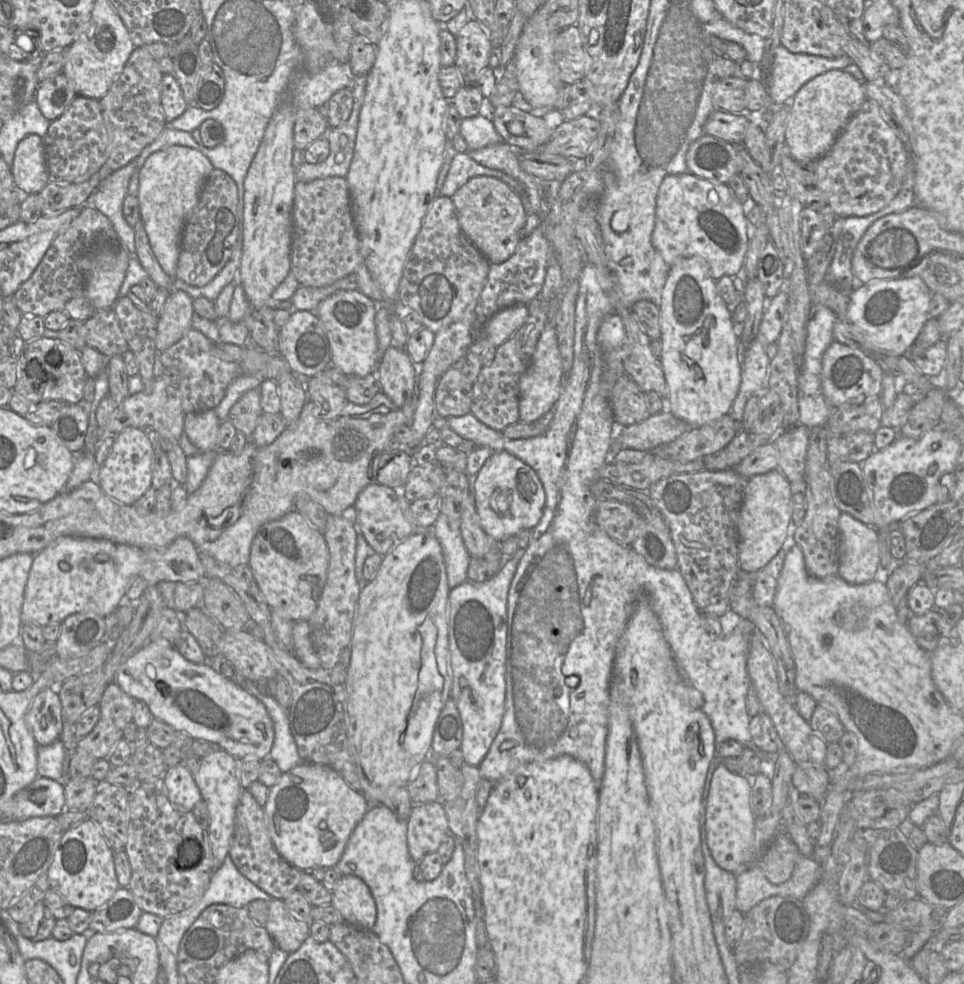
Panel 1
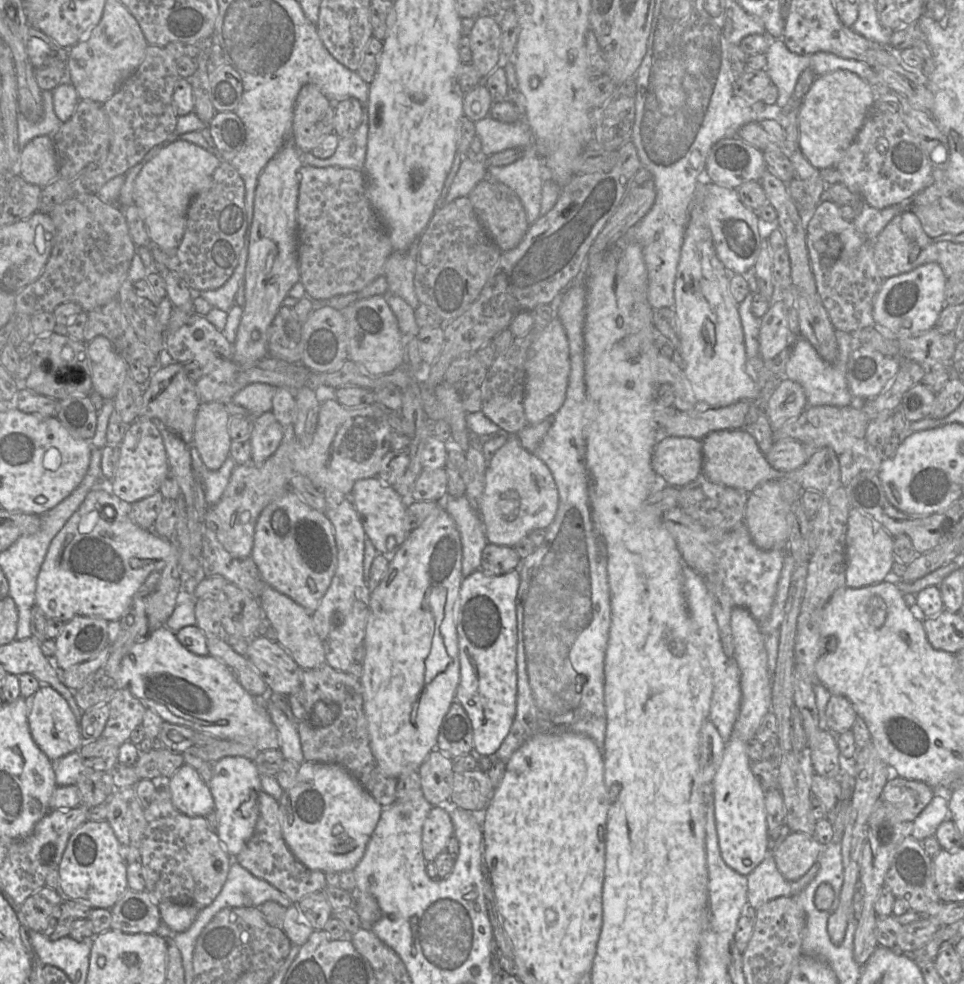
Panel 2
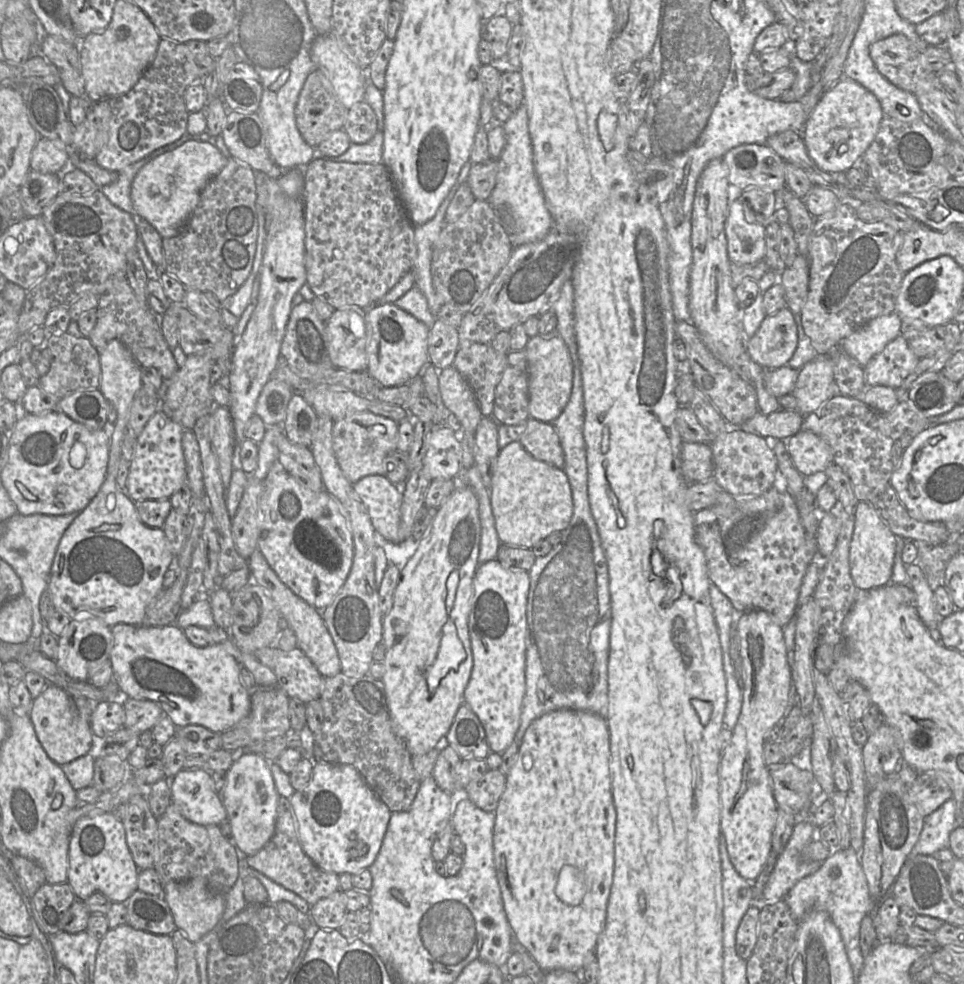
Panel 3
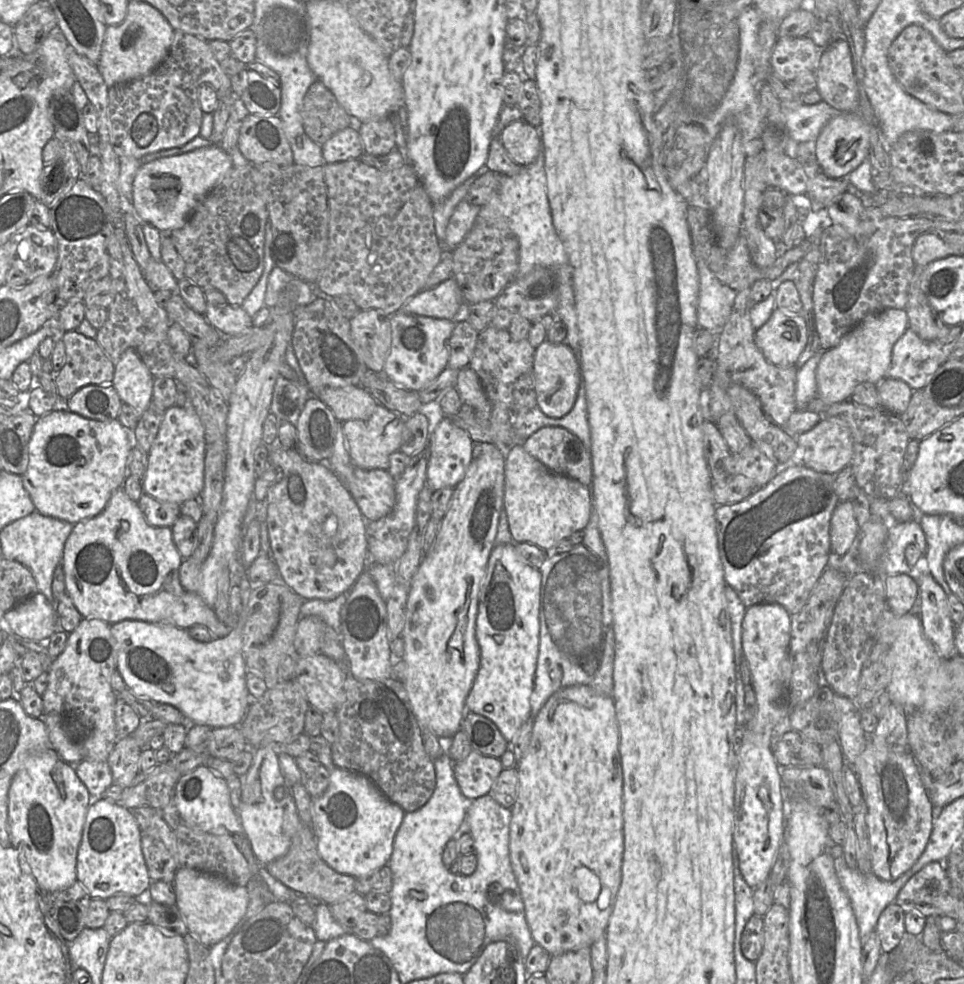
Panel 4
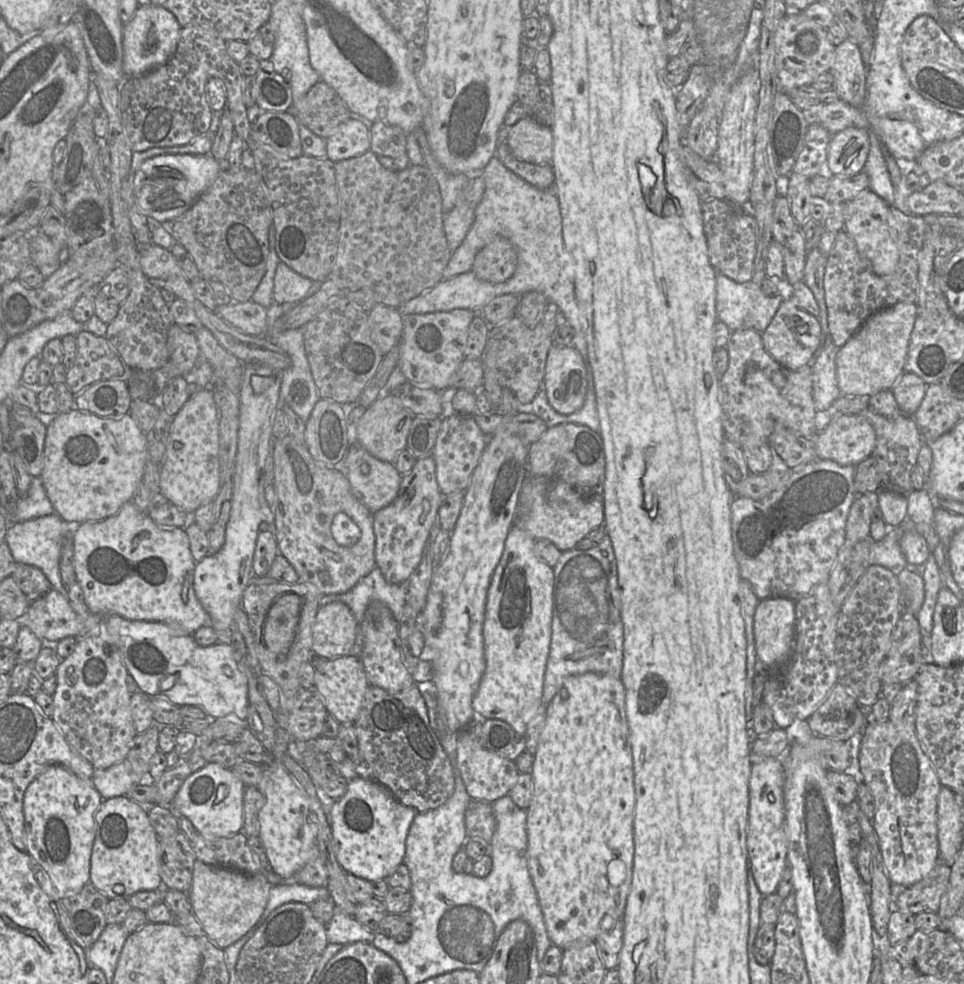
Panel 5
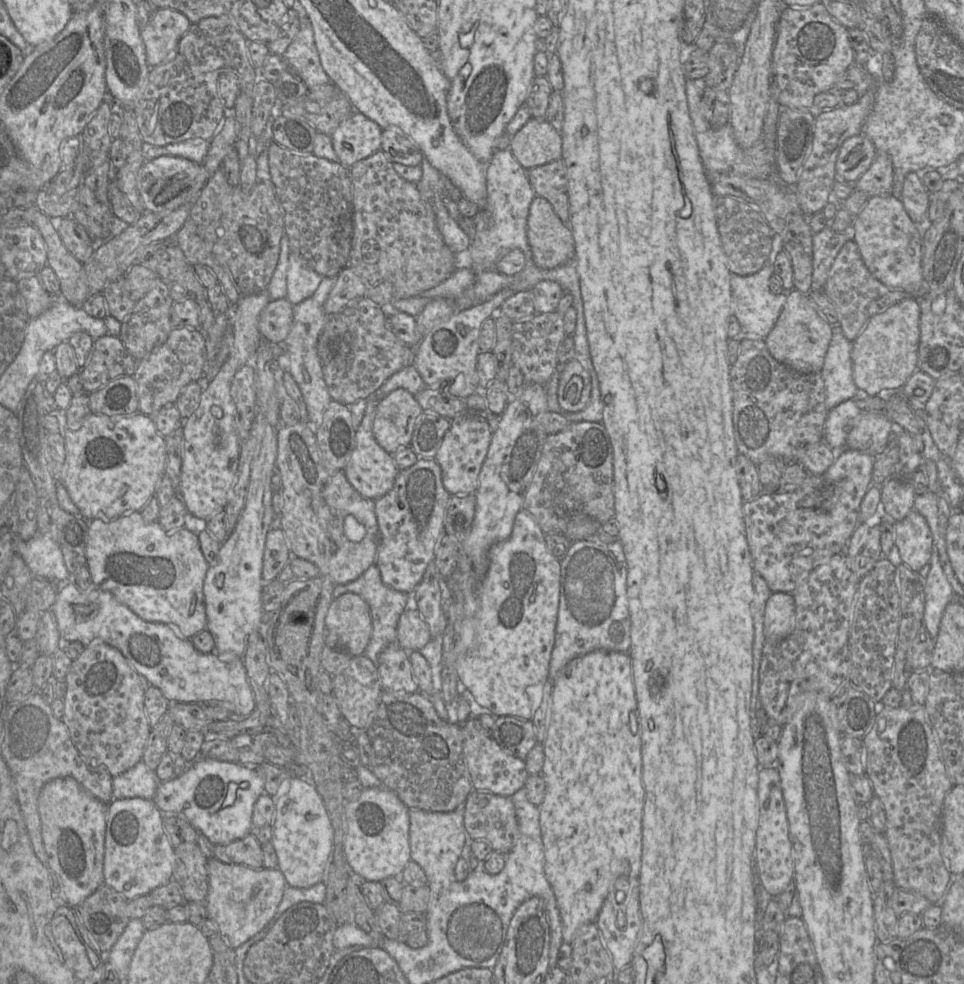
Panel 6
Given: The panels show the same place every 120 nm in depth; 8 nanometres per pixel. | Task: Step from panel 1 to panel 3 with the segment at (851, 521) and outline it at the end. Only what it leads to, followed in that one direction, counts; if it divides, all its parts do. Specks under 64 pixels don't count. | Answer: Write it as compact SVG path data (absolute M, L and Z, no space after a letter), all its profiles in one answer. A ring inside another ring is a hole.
M858 502L854 509L854 528L850 542L849 563L858 590L868 590L891 583L896 549L896 535L869 502Z

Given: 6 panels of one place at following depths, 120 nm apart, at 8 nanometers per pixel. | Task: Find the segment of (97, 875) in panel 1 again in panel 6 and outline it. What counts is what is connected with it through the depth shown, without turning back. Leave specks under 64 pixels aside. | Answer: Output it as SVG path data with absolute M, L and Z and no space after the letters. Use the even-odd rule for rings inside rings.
M123 798L107 805L103 884L127 899L149 894L172 880L174 847L163 828L163 813L152 800Z

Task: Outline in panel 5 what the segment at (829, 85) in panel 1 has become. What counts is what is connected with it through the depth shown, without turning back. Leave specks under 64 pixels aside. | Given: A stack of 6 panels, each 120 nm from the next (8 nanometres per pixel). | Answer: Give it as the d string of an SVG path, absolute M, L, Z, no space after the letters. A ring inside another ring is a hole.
M848 127L833 134L827 149L827 167L834 176L860 173L870 150L870 139L864 129Z

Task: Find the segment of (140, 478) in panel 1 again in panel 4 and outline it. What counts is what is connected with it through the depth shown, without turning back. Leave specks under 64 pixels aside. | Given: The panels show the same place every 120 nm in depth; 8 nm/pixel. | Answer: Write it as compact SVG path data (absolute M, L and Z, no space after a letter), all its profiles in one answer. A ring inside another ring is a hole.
M193 406L168 408L148 453L148 465L142 480L143 494L178 505L200 497L204 487L205 455L204 427Z

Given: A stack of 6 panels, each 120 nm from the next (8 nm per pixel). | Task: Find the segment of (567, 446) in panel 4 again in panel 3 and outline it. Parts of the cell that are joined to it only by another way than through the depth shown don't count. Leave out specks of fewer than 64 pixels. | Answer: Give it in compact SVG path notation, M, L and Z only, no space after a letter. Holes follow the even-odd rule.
M528 418L526 422L526 429L519 439L523 448L535 459L562 470L564 452L554 426L551 422L533 418Z

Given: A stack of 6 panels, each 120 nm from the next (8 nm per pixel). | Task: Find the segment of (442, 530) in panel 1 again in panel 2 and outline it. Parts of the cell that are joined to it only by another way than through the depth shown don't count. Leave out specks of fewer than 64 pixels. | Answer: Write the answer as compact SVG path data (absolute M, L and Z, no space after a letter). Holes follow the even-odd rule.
M465 496L446 497L442 506L452 517L460 533L462 575L466 578L480 569L482 551L488 543L484 525L479 513L470 507Z

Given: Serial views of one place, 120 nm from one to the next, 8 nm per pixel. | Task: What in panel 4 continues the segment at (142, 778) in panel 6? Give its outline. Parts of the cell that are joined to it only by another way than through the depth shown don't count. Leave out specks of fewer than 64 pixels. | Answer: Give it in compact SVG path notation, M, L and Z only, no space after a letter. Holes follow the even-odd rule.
M83 759L74 765L77 776L87 787L93 800L102 799L102 794L111 785L113 777L108 763Z

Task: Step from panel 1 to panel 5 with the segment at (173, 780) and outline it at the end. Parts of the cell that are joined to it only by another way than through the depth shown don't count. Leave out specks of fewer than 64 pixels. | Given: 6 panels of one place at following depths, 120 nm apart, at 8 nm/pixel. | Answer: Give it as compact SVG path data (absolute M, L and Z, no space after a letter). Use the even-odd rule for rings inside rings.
M207 763L203 768L186 778L172 800L170 807L177 814L189 819L194 827L206 837L231 837L237 833L241 833L243 829L243 795L245 788L245 784L233 773L230 768L223 767L216 763Z

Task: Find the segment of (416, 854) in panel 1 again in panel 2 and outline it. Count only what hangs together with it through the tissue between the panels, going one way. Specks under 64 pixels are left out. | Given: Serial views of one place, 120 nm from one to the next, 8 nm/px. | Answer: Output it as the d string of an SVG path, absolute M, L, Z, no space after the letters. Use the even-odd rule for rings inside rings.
M433 806L423 824L422 853L426 862L433 862L442 852L446 851L449 839L454 835L454 828L448 813L440 806Z

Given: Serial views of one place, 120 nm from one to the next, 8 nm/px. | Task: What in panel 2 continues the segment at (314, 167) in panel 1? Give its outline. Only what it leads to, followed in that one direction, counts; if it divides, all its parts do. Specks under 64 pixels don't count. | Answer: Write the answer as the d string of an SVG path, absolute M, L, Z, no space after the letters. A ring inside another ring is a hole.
M363 104L362 120L359 127L350 137L339 137L334 154L326 159L305 153L302 158L304 166L341 167L363 170L368 137L368 106Z

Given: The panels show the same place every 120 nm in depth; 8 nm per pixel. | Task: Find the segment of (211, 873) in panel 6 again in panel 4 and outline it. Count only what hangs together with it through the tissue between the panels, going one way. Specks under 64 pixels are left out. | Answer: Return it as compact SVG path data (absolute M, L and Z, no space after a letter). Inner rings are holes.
M179 868L172 886L176 895L175 906L182 916L188 933L207 947L230 935L246 914L249 904L247 888L221 876L191 868Z

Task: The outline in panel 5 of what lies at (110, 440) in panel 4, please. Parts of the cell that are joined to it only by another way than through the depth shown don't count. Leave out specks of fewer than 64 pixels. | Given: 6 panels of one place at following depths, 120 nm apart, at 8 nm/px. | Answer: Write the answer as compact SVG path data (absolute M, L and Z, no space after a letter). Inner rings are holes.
M73 410L69 412L58 413L58 415L47 425L45 444L44 444L44 467L40 478L50 500L55 514L67 523L96 522L115 515L120 508L132 500L133 494L137 487L142 483L142 477L146 462L150 458L147 449L147 440L145 433L140 430L134 419L129 415L121 418L101 418L87 411Z

